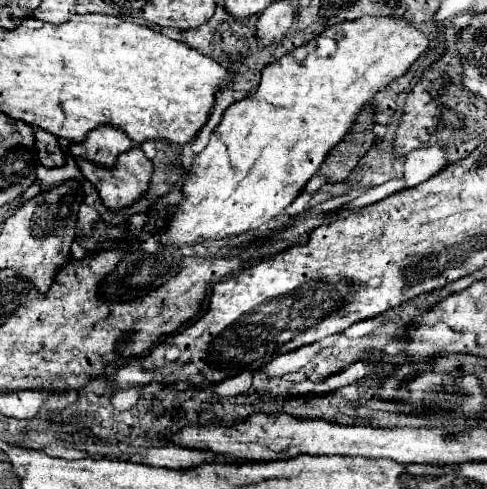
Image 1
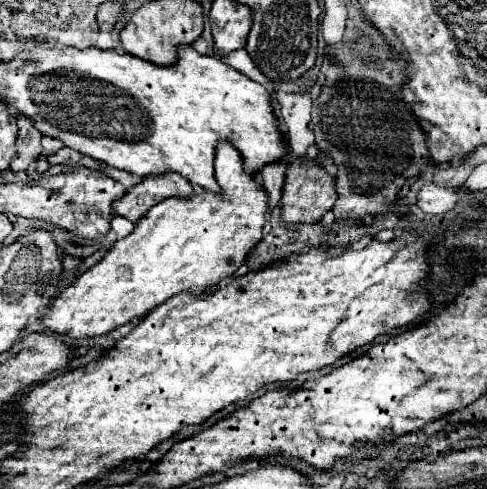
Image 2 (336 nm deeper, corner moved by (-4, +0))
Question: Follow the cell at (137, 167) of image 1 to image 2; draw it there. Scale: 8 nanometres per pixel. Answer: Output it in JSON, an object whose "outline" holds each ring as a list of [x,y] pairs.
{"outline":[[[177,172],[145,176],[121,200],[113,202],[113,210],[115,214],[129,218],[131,222],[137,222],[151,206],[163,202],[165,198],[191,196],[191,194],[193,194],[193,188],[189,180]]]}

